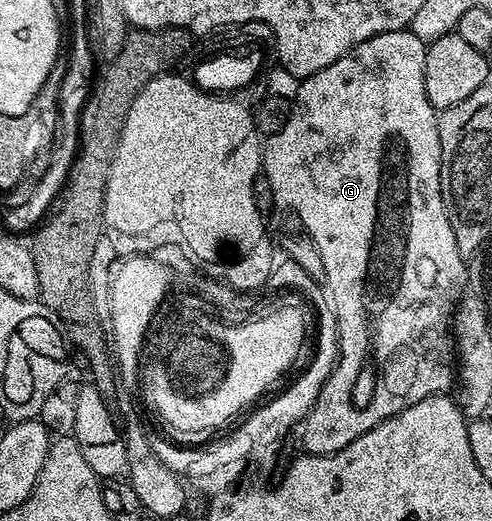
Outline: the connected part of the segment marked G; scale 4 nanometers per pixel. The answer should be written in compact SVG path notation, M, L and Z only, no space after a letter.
M409 28L388 30L382 34L371 36L371 40L353 47L352 50L347 51L339 60L335 60L335 64L327 64L327 68L315 72L310 78L300 79L297 95L291 99L291 109L287 124L283 124L283 128L278 134L268 135L267 141L263 146L263 178L264 181L265 178L269 181L269 190L273 193L273 196L271 196L272 201L286 208L292 207L292 209L295 209L305 219L304 225L309 226L309 230L313 232L313 236L316 238L315 248L318 250L319 260L323 264L326 273L323 277L323 282L332 283L333 295L336 299L337 312L340 315L341 322L341 326L337 329L337 339L341 341L341 353L337 355L337 365L332 367L331 376L323 384L315 404L309 409L308 414L303 419L303 427L305 426L305 446L303 446L303 450L306 454L326 455L339 452L343 448L347 448L347 444L351 444L351 440L363 436L363 432L371 432L371 428L375 428L380 422L387 420L391 416L395 416L400 410L405 410L411 404L419 404L419 400L427 400L428 398L434 398L436 394L445 394L452 391L455 386L454 335L451 331L454 329L455 311L463 298L467 285L467 275L465 276L465 262L467 262L467 258L466 255L459 252L459 244L455 244L455 232L451 232L451 224L449 223L449 217L445 211L443 196L441 195L441 145L439 144L439 128L437 127L439 114L427 100L427 88L425 87L426 49L427 44L423 41L421 35L414 34L412 29Z

